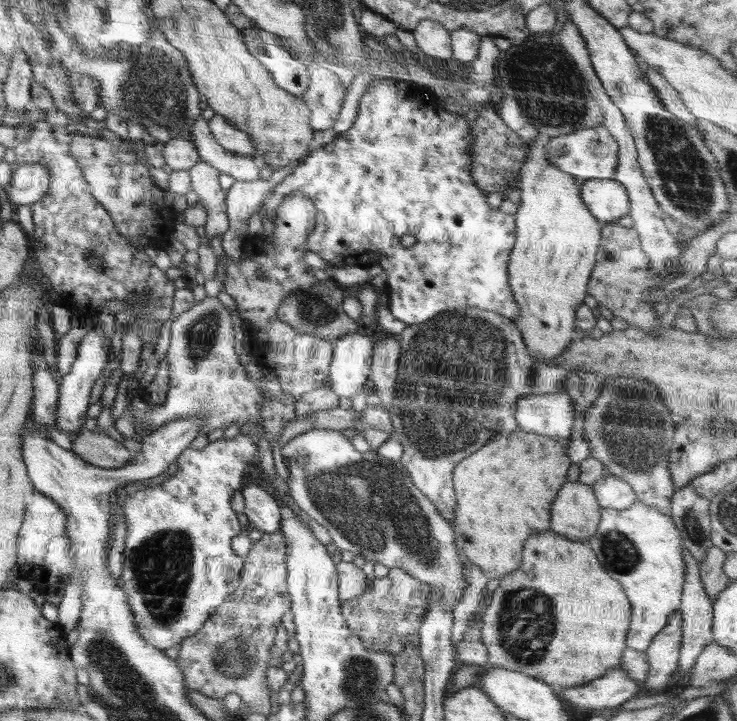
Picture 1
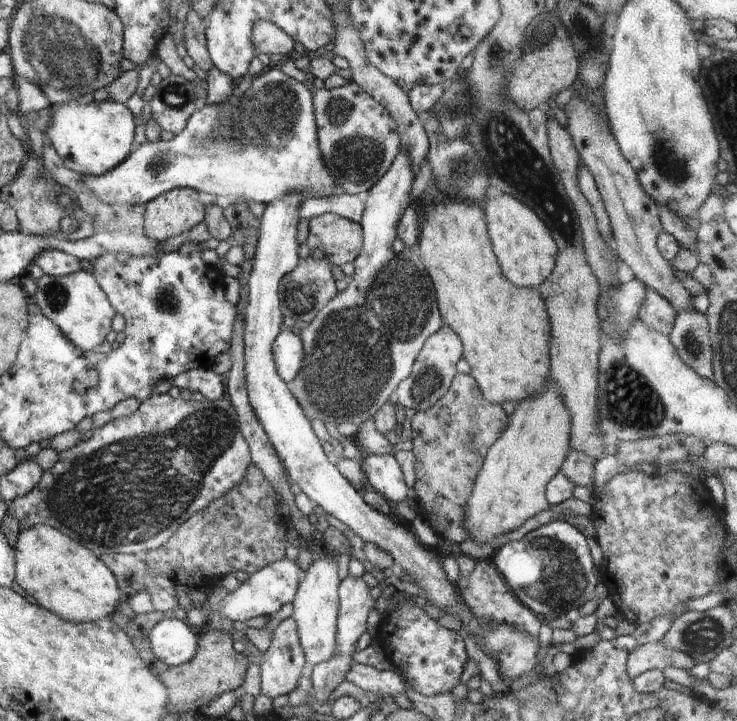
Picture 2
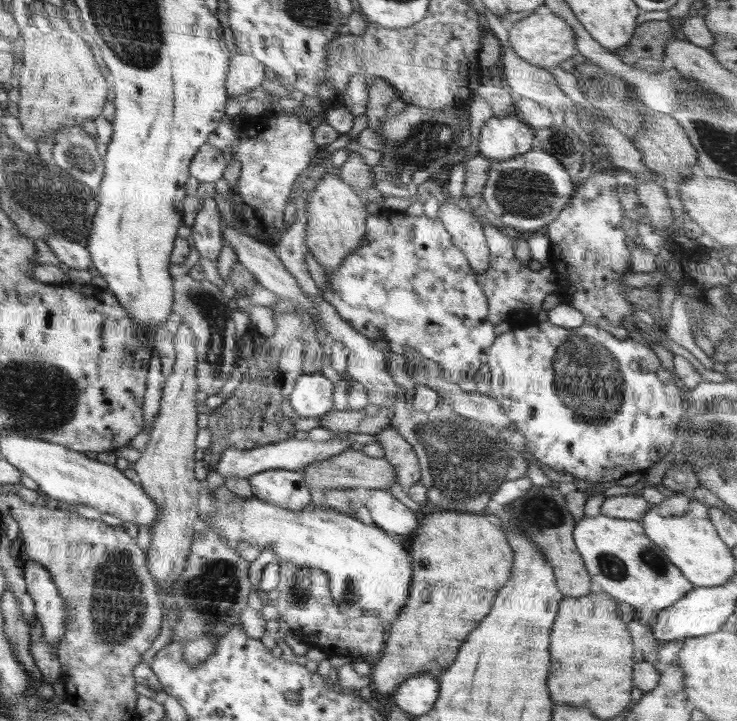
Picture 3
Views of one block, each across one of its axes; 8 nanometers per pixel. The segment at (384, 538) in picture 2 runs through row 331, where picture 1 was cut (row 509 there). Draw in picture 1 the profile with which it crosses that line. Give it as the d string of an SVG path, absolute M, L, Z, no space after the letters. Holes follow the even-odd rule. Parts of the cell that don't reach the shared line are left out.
M247 481L241 492L244 497L243 514L247 517L250 527L270 534L280 531L283 519L276 499L256 482Z

